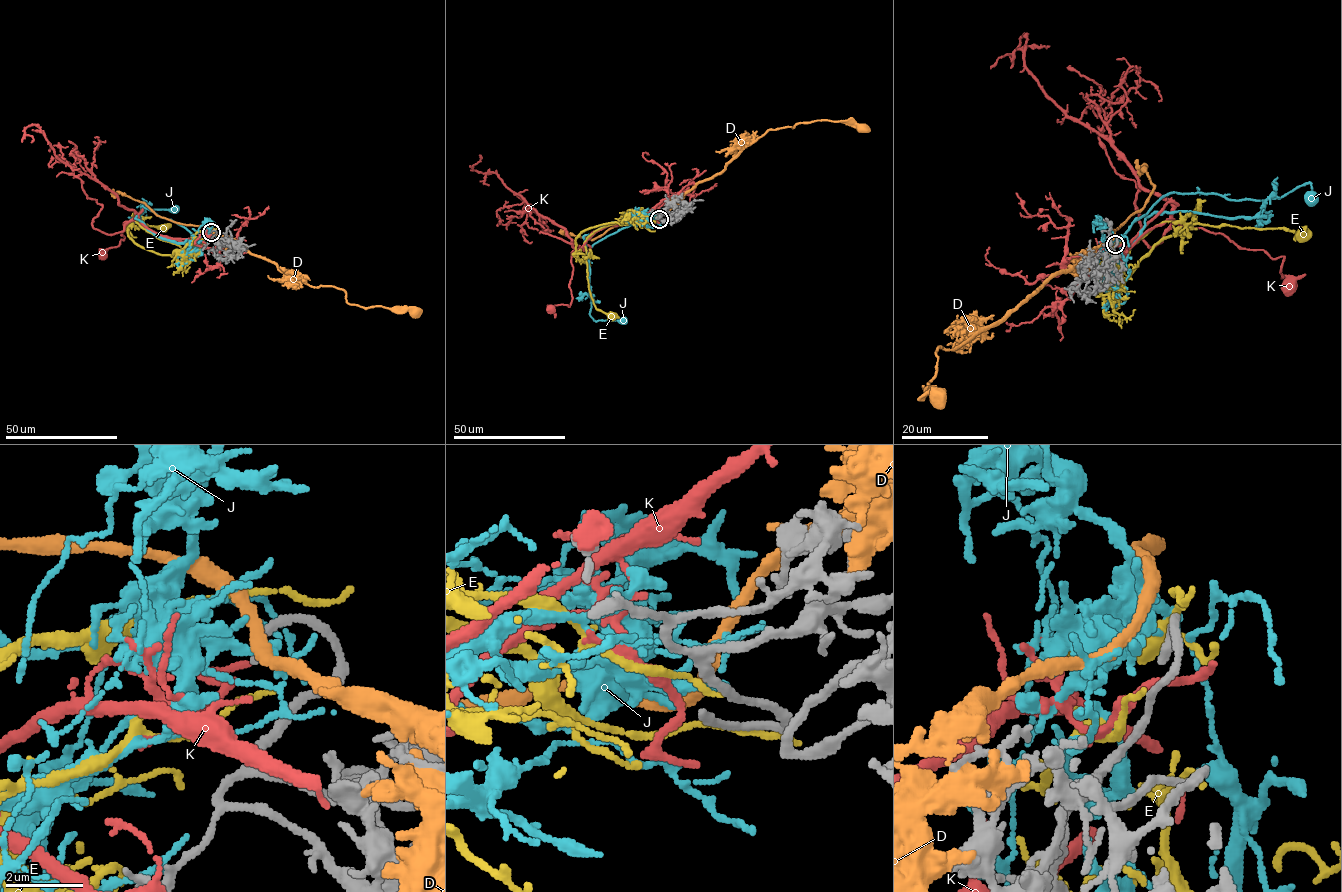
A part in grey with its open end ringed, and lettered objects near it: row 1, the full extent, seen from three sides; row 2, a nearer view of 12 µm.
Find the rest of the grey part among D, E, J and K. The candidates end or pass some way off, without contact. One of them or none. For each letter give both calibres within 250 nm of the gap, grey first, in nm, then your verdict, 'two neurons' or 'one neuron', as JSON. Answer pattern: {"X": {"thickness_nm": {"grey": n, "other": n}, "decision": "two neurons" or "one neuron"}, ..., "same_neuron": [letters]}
{"D": {"thickness_nm": {"grey": 240, "other": 320}, "decision": "two neurons"}, "E": {"thickness_nm": {"grey": 240, "other": 130}, "decision": "two neurons"}, "J": {"thickness_nm": {"grey": 240, "other": 320}, "decision": "two neurons"}, "K": {"thickness_nm": {"grey": 240, "other": 190}, "decision": "two neurons"}, "same_neuron": []}

